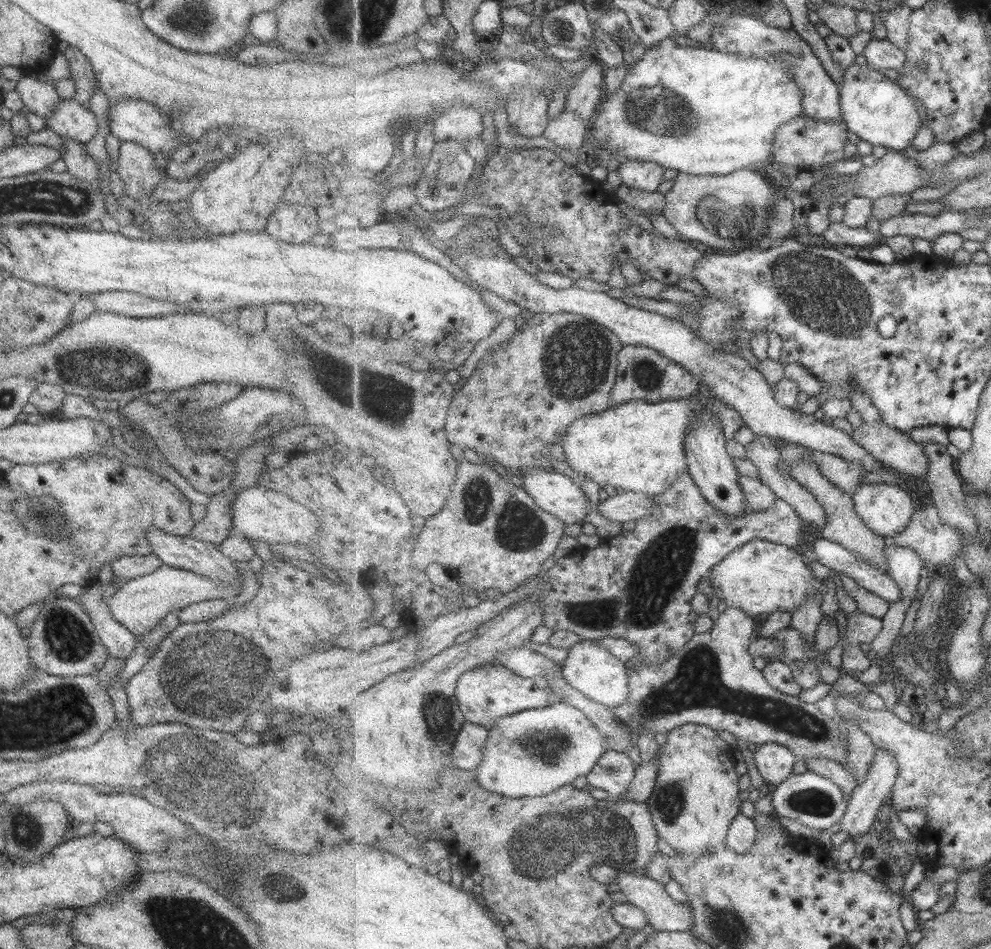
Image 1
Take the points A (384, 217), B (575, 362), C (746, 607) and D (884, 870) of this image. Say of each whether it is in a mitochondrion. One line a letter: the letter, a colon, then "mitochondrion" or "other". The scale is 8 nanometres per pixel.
A: other
B: mitochondrion
C: other
D: other

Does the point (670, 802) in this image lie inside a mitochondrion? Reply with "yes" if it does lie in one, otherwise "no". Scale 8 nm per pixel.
yes

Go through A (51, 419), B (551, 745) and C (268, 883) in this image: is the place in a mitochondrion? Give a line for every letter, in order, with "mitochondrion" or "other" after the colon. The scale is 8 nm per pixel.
A: other
B: mitochondrion
C: mitochondrion

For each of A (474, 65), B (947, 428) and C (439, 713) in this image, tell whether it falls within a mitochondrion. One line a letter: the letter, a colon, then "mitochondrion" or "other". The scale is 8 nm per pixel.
A: other
B: other
C: mitochondrion

